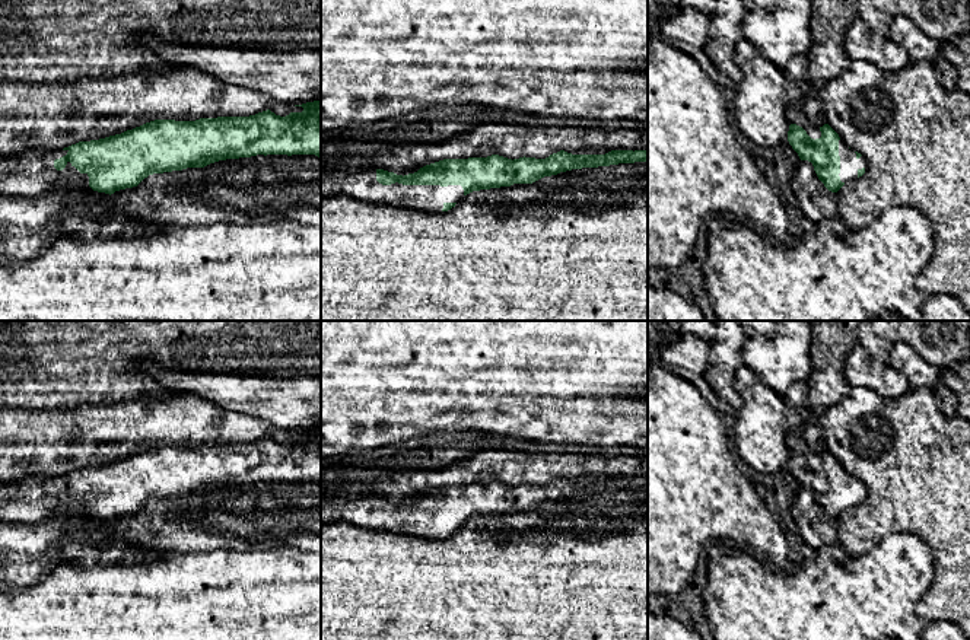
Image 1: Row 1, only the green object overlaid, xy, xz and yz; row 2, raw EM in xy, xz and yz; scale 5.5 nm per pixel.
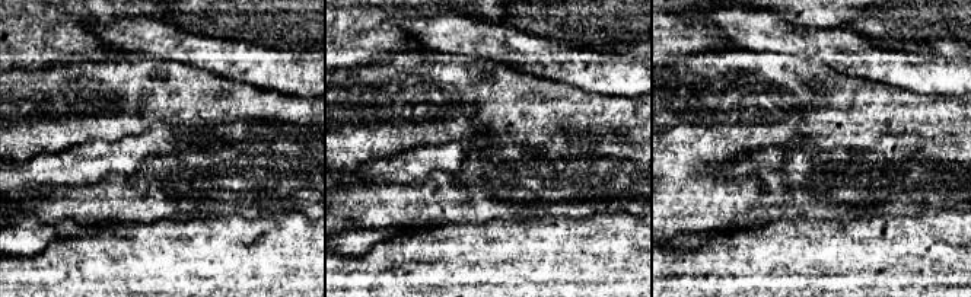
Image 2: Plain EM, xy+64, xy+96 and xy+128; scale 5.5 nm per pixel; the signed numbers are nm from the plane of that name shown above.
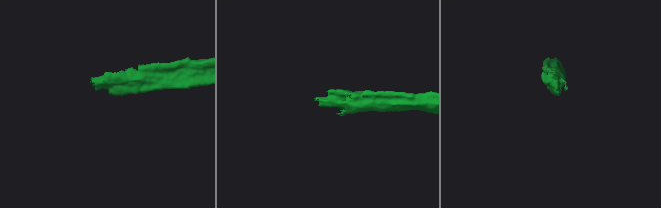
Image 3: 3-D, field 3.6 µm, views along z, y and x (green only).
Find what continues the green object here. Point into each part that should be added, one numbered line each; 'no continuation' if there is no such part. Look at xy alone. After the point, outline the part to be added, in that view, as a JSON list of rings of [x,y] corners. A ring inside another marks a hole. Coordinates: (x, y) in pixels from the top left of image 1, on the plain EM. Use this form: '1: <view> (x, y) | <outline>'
1: xy (32, 499) | [[[32,475],[20,481],[0,483],[0,520],[34,523],[44,520],[53,515],[64,515],[69,518],[74,515],[88,515],[93,518],[89,513],[88,500],[80,500],[70,488],[67,488],[63,497],[57,497],[54,494],[54,487],[66,483],[67,478],[69,477],[63,475],[55,478]]]

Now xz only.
1: xz (362, 510) | [[[365,494],[359,497],[344,497],[344,499],[327,499],[321,503],[321,523],[331,522],[349,522],[354,526],[403,534],[407,536],[441,539],[445,529],[458,529],[464,523],[464,516],[461,512],[403,512],[391,510],[382,512],[376,507],[376,496]]]

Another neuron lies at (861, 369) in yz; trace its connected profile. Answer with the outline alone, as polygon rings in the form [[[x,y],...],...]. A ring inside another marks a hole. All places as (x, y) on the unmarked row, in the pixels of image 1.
[[[859,343],[845,357],[843,373],[850,388],[865,386],[885,398],[899,398],[910,389],[904,375],[888,362],[875,360]]]

